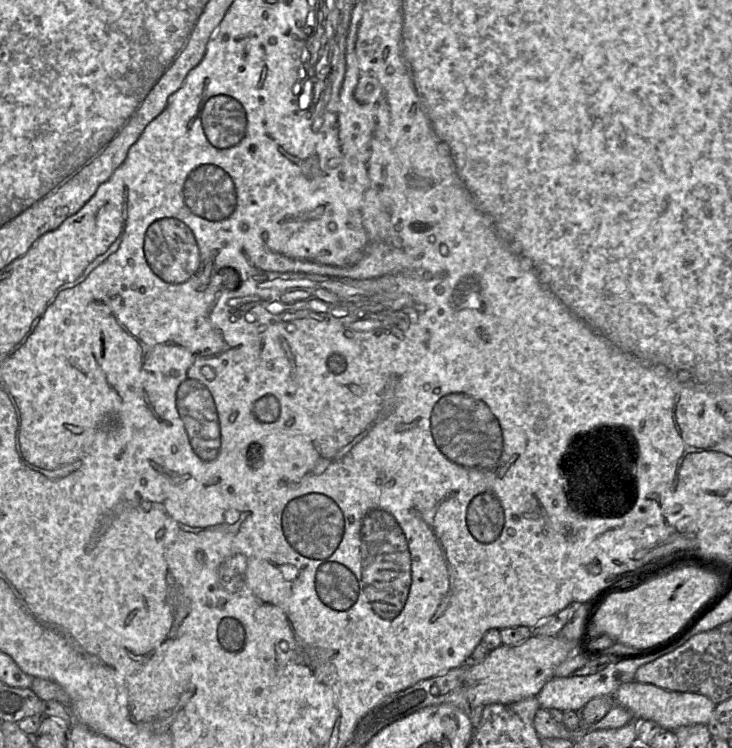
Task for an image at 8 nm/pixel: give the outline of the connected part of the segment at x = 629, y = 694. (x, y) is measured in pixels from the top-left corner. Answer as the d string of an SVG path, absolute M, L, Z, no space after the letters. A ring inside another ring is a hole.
M631 681L621 684L612 695L614 704L629 710L635 720L652 720L663 730L675 731L681 726L708 724L716 703L710 698L690 692L670 691L649 683Z

